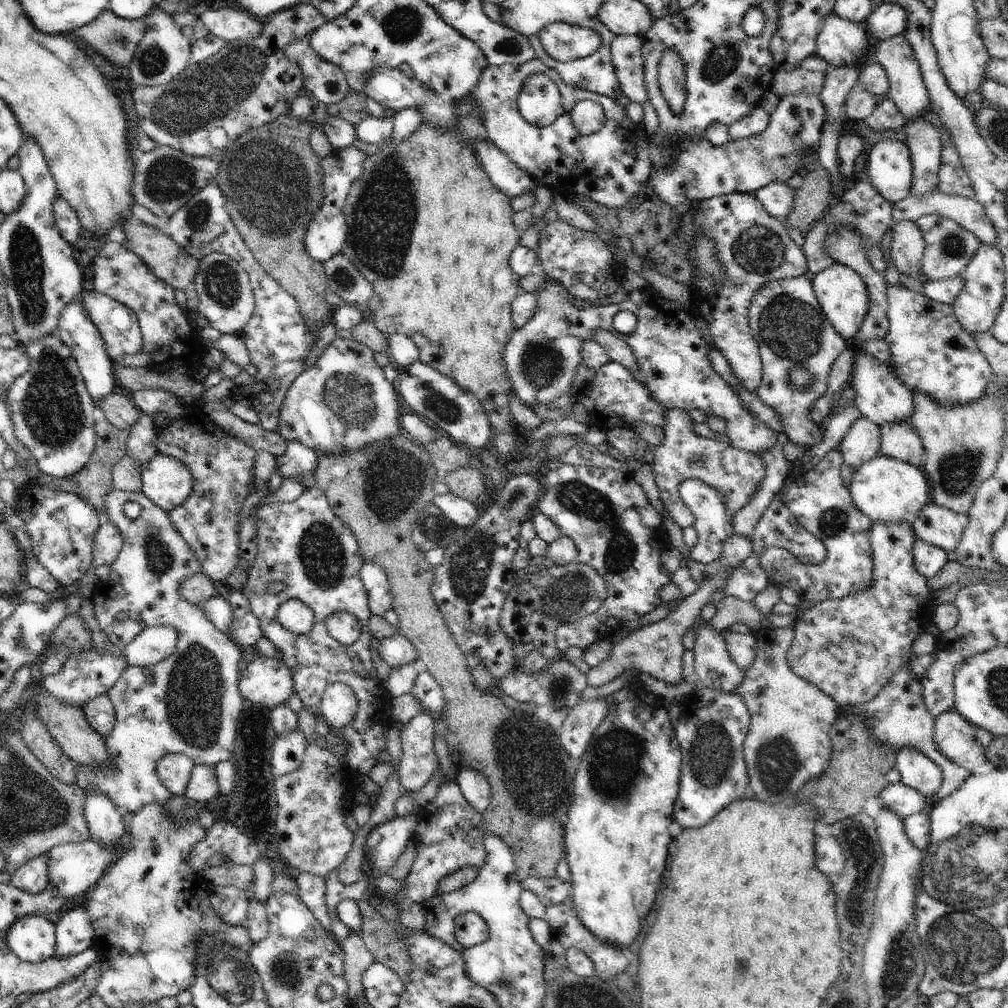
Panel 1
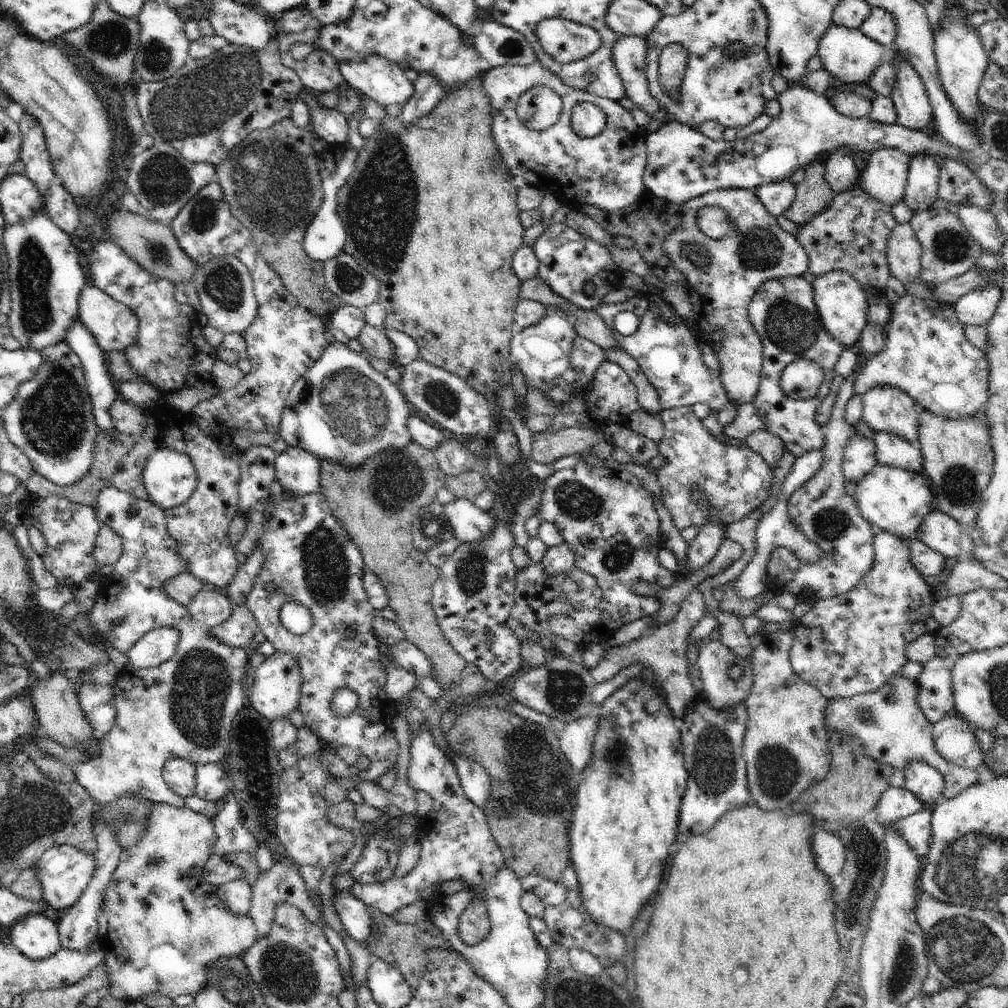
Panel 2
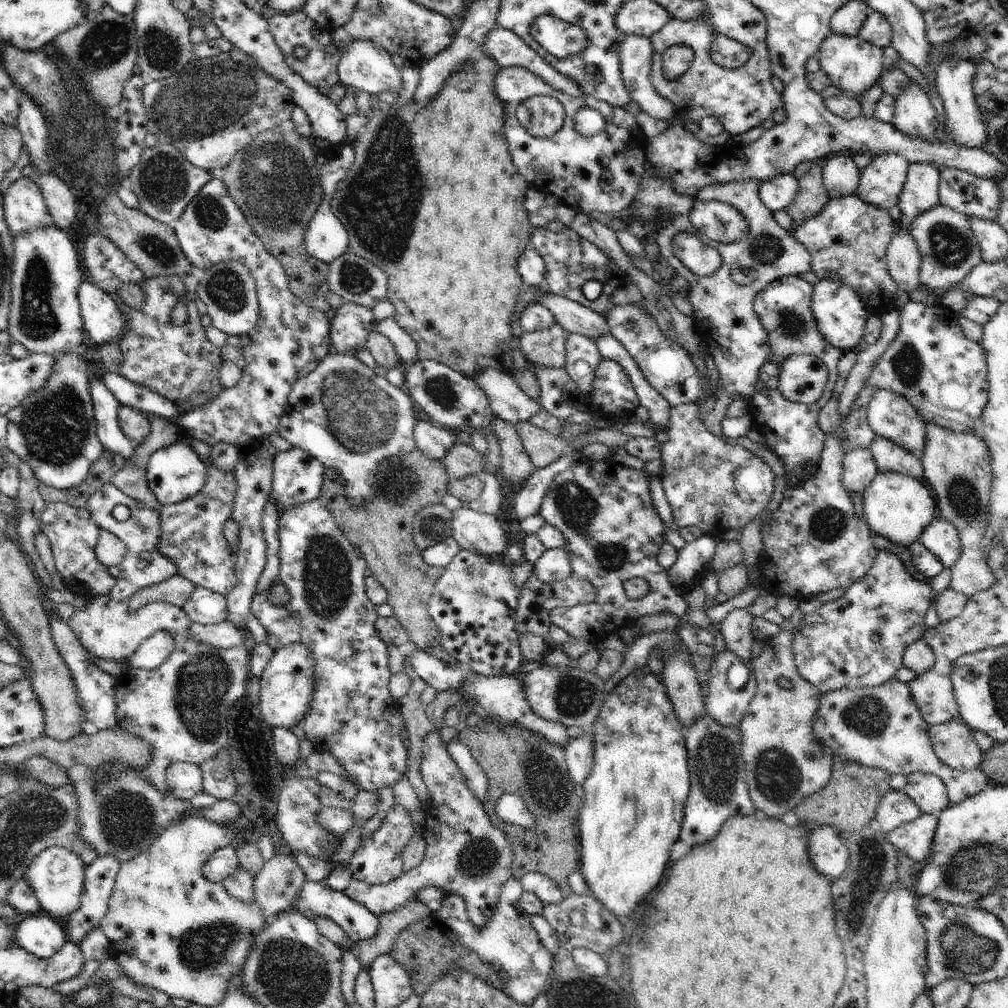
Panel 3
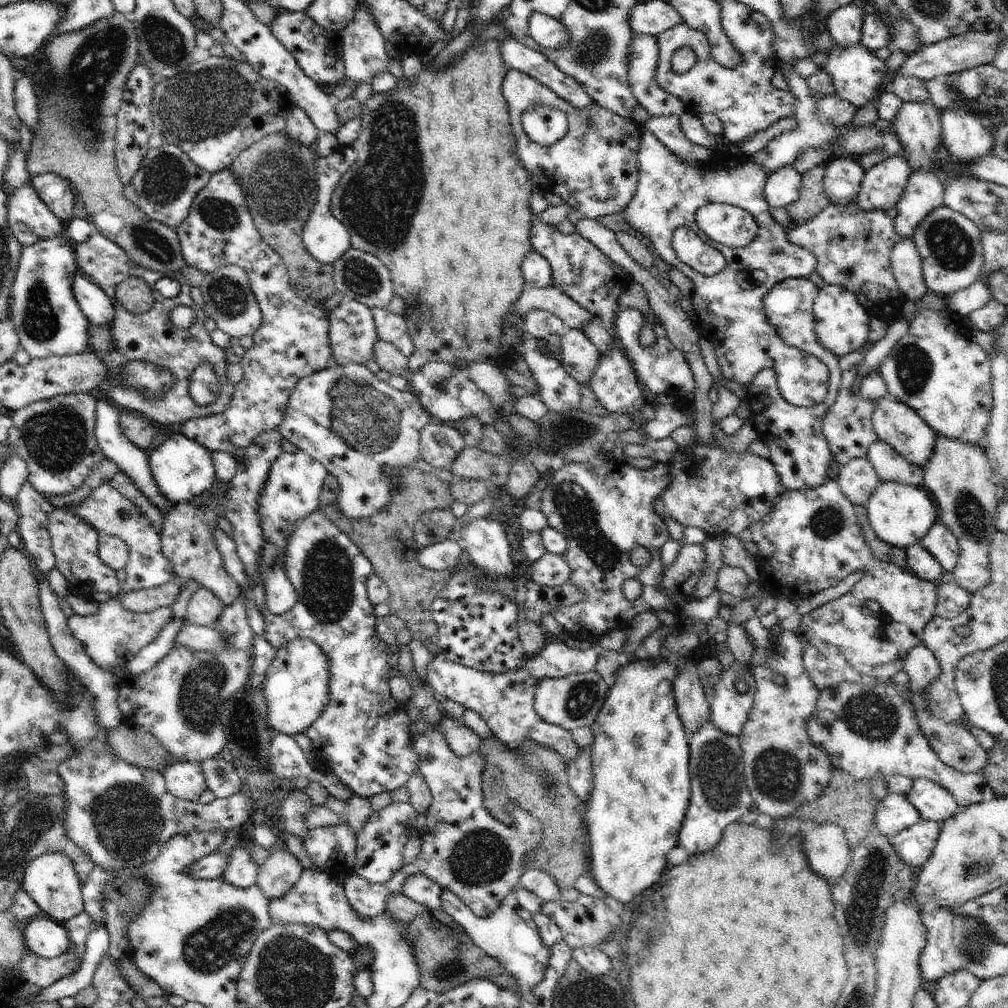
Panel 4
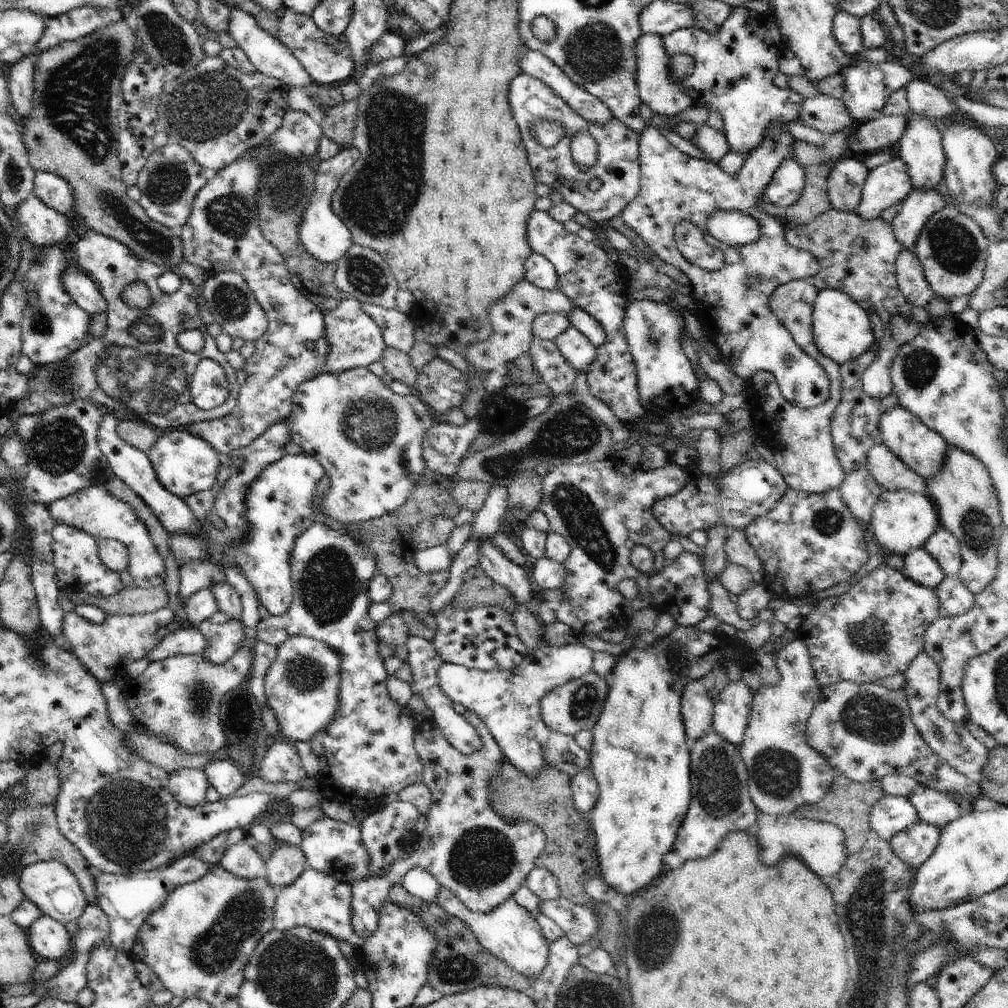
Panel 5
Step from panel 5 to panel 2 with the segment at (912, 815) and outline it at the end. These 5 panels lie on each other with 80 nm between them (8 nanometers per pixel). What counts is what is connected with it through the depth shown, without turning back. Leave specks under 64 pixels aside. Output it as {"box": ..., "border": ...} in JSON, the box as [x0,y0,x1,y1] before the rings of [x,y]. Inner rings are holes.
{"box":[873,787,925,827],"border":[[[888,787],[875,806],[877,816],[873,819],[883,827],[890,827],[899,820],[925,810],[925,806],[904,787]]]}

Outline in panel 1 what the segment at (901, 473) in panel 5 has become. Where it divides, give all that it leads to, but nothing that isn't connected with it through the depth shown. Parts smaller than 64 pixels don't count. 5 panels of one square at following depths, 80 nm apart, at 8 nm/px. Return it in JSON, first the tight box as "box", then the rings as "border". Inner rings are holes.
{"box":[879,417,924,468],"border":[[[911,417],[908,421],[901,423],[890,423],[886,424],[881,428],[881,447],[879,450],[880,455],[884,455],[888,458],[898,459],[905,463],[910,463],[916,468],[923,468],[923,454],[924,449],[922,446],[921,438],[917,433],[917,430],[911,422]]]}

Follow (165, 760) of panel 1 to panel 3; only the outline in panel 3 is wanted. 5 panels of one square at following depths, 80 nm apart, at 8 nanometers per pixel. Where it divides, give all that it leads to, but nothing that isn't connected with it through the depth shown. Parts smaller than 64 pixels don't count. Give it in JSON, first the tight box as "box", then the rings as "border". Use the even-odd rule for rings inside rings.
{"box":[164,762,203,800],"border":[[[173,762],[168,765],[164,777],[168,792],[179,799],[190,800],[203,790],[203,772],[197,764]]]}

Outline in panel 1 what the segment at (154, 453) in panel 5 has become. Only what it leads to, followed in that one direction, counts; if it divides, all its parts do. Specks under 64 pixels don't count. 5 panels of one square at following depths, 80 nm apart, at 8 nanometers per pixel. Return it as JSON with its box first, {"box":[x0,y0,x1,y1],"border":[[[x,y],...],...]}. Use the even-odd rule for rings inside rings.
{"box":[141,453,193,513],"border":[[[158,453],[141,472],[141,491],[167,513],[180,506],[193,489],[193,474],[179,458]]]}

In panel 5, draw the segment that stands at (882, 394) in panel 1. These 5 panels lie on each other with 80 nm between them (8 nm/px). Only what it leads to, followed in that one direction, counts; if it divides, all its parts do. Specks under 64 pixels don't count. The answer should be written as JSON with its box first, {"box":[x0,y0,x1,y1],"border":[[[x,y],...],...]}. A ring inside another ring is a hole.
{"box":[879,406,949,481],"border":[[[898,406],[881,416],[879,423],[880,434],[883,443],[892,450],[896,456],[916,474],[919,474],[926,481],[936,477],[945,465],[945,458],[948,454],[949,444],[942,438],[941,434],[934,432],[926,426],[917,416],[909,410]]]}

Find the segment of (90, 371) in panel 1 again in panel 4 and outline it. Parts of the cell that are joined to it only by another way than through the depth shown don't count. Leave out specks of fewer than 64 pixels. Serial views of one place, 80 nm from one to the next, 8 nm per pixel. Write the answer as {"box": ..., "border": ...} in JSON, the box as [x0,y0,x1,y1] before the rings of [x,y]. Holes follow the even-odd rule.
{"box":[95,398,178,518],"border":[[[98,398],[96,408],[95,437],[102,452],[106,458],[117,464],[120,473],[124,473],[132,481],[132,484],[146,498],[149,498],[149,501],[155,504],[158,510],[161,510],[164,518],[178,503],[164,497],[161,493],[149,467],[149,453],[138,448],[133,442],[130,442],[129,438],[126,438],[119,425],[120,409],[117,409],[112,402]]]}

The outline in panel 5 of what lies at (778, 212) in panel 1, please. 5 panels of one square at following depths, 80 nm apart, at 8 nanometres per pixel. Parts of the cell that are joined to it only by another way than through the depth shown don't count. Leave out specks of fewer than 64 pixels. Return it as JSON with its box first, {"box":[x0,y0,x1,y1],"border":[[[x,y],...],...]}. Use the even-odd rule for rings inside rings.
{"box":[764,156,805,210],"border":[[[794,156],[784,159],[784,162],[780,163],[780,166],[773,174],[772,180],[765,188],[764,199],[776,206],[784,206],[786,210],[789,206],[796,204],[798,199],[802,196],[805,187],[805,168],[795,159]]]}

